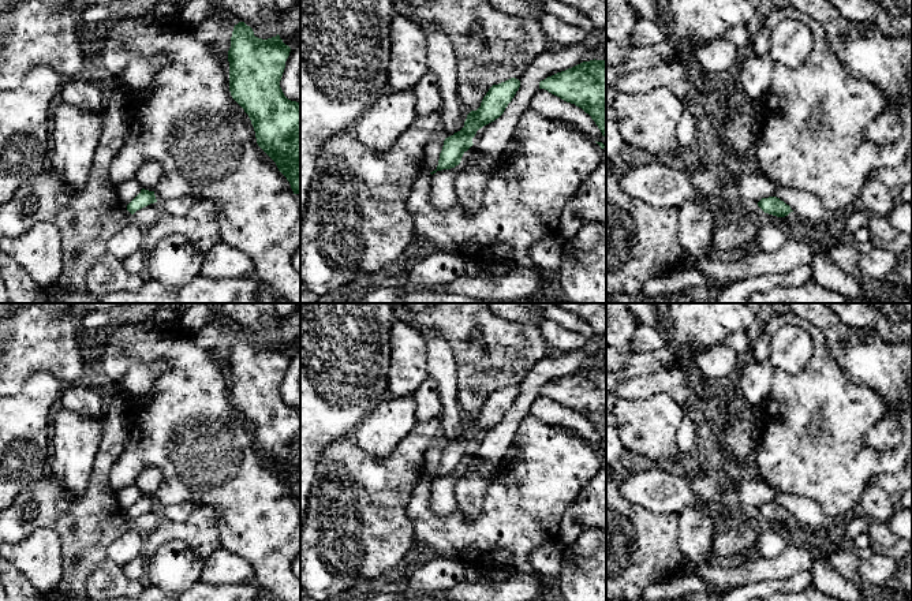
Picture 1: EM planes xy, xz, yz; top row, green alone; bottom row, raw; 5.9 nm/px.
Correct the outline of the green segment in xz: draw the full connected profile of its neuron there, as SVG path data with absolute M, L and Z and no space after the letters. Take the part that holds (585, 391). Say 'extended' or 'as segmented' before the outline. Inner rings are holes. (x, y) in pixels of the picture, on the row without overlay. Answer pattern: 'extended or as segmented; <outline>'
as segmented; M606 366L583 367L539 388L539 395L575 410L591 422L602 441L606 443Z

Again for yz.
as segmented; M777 503L762 504L758 508L758 512L765 519L769 519L769 520L773 520L773 522L777 522L777 523L785 523L790 518L793 518L789 511L786 511L784 507L781 507Z

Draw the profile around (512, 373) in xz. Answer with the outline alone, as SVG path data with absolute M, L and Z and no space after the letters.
M407 303L407 307L423 329L436 331L448 340L457 365L457 403L470 418L481 413L493 391L519 385L530 369L550 352L538 324L508 321L487 303Z

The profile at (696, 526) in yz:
M715 460L704 464L703 471L689 479L699 497L696 508L685 508L679 515L679 546L683 552L683 575L694 575L700 565L713 561L713 542L717 530L715 511L724 492L722 477Z

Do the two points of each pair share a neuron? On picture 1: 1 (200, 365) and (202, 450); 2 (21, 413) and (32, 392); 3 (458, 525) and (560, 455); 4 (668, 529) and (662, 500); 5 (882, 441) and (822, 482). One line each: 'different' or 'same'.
1: same
2: same
3: same
4: different
5: different

